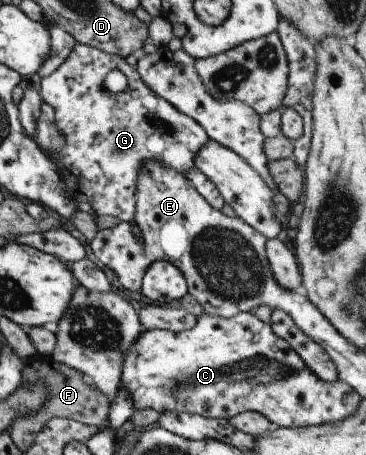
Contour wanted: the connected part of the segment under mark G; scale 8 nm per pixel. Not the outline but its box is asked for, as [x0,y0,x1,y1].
[40,45,210,221]

